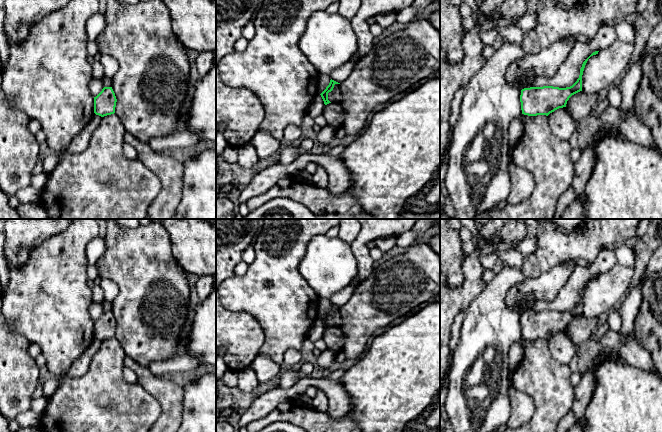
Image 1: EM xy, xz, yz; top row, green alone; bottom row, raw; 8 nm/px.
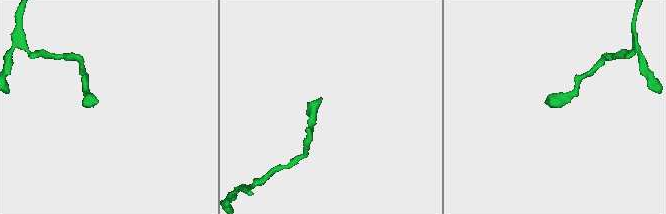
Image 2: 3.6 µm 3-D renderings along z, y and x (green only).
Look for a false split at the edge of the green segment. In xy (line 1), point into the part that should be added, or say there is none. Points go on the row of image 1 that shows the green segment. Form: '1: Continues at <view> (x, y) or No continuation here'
1: No continuation here

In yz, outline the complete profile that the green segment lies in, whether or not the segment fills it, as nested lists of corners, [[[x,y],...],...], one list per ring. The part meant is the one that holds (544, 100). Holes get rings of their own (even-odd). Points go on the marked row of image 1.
[[[593,52],[582,64],[577,81],[570,87],[559,88],[553,86],[530,87],[521,90],[520,102],[522,114],[528,116],[546,115],[559,108],[566,107],[569,98],[582,91],[582,75],[588,59],[598,54]]]

